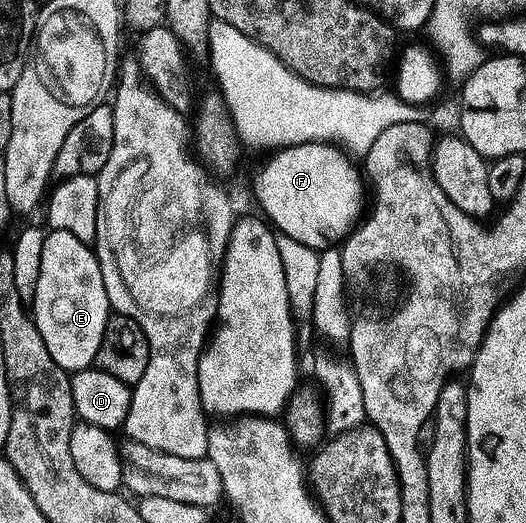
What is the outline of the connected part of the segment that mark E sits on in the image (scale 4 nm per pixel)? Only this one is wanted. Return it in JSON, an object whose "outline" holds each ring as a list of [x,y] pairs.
{"outline":[[[52,230],[47,235],[36,299],[30,309],[38,332],[42,340],[46,340],[46,348],[50,348],[50,356],[54,356],[58,368],[73,375],[96,366],[96,357],[114,311],[106,292],[100,260],[89,243],[78,240],[78,236],[70,232]]]}

